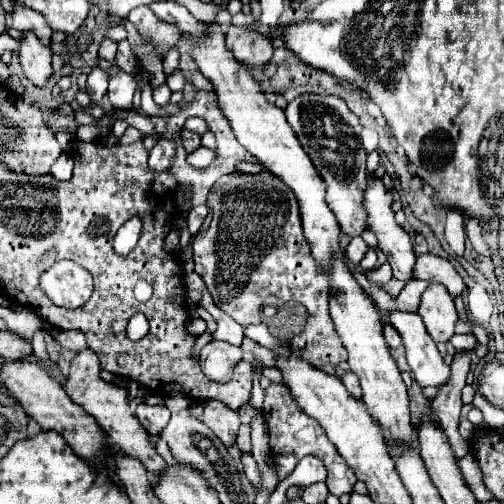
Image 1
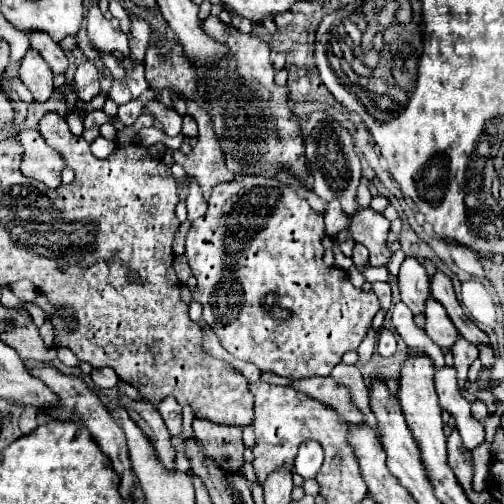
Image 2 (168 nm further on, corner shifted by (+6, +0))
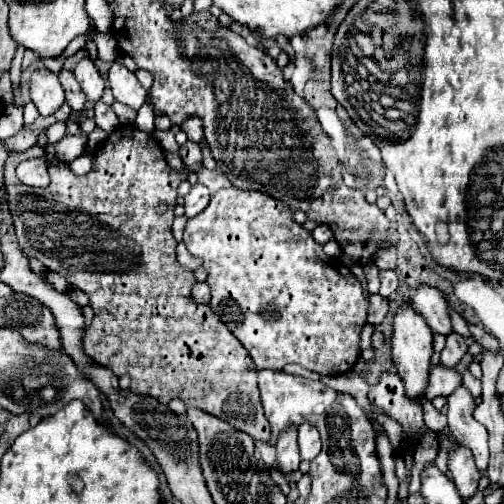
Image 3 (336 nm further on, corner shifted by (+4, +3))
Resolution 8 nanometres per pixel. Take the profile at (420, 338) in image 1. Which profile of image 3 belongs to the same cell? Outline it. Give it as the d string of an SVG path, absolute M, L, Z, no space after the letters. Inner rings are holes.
M460 386L458 390L454 390L450 396L448 396L448 428L450 432L454 434L454 438L472 450L474 454L474 460L476 460L476 466L478 470L484 474L484 470L488 468L488 430L474 420L474 410L476 410L476 402L474 402L474 396L470 394L470 390L466 386Z

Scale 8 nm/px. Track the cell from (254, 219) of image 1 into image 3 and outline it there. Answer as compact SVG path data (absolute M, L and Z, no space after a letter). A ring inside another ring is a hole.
M226 188L222 190L220 194L216 194L210 204L206 206L206 210L202 210L198 216L190 218L188 224L186 224L186 230L184 230L184 244L188 248L188 252L194 256L194 258L200 258L202 260L202 268L208 272L208 278L206 278L206 284L210 286L212 290L212 300L210 300L210 308L214 310L216 316L220 316L220 320L230 328L230 332L242 342L242 346L248 350L248 354L252 356L254 364L258 370L264 370L264 368L272 368L272 370L282 370L286 364L300 364L312 372L318 372L320 376L336 376L336 374L344 374L344 372L350 372L356 364L356 360L360 358L360 348L358 348L358 338L360 338L360 332L366 324L366 318L368 318L368 298L364 296L364 290L362 290L362 284L358 282L358 278L350 272L350 268L340 260L340 258L328 258L322 250L322 244L318 244L314 238L312 238L312 232L306 230L302 224L294 222L292 218L294 210L284 206L280 200L264 194L264 192L258 192L258 190L240 190L240 188Z

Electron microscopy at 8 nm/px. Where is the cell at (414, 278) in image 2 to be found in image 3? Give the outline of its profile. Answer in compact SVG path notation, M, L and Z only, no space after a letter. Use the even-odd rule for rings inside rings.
M418 284L414 288L414 296L410 300L410 306L418 314L422 314L422 318L428 322L432 332L440 332L440 334L452 332L448 310L446 310L446 300L440 294L440 290L436 290L428 284Z

